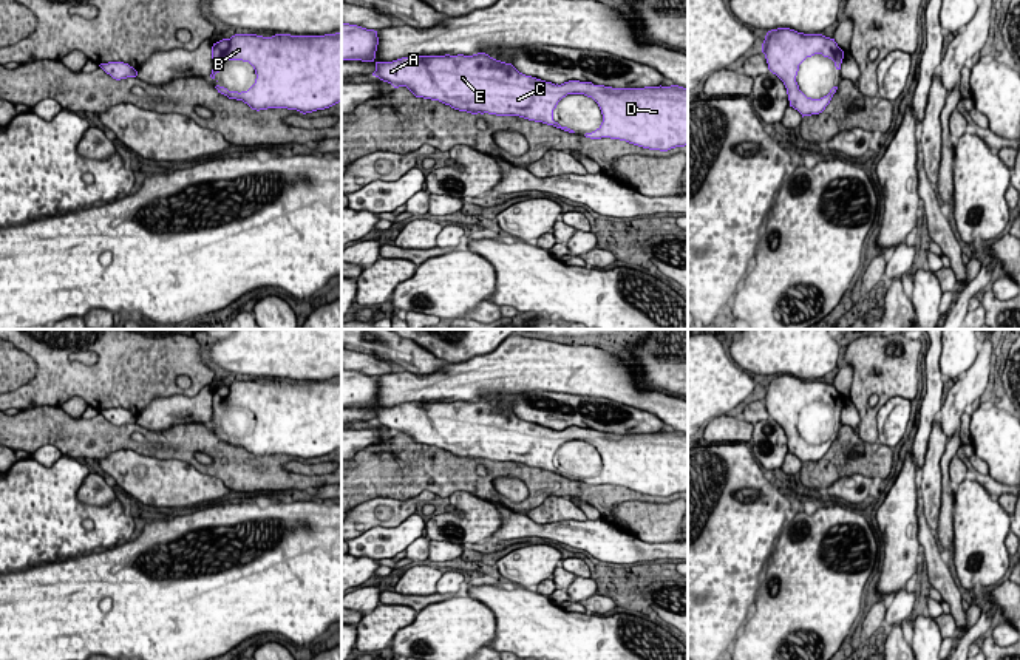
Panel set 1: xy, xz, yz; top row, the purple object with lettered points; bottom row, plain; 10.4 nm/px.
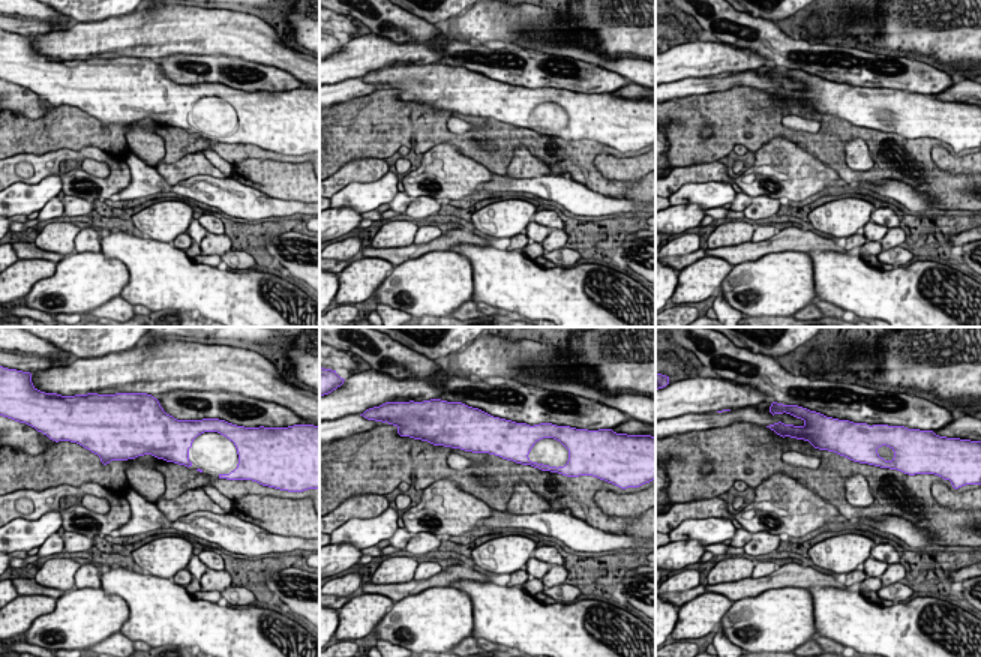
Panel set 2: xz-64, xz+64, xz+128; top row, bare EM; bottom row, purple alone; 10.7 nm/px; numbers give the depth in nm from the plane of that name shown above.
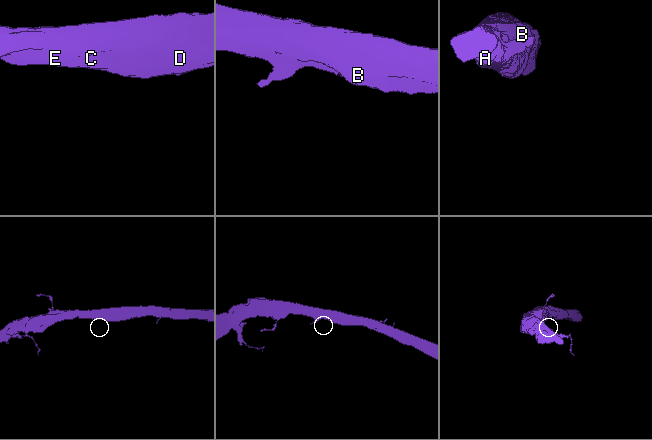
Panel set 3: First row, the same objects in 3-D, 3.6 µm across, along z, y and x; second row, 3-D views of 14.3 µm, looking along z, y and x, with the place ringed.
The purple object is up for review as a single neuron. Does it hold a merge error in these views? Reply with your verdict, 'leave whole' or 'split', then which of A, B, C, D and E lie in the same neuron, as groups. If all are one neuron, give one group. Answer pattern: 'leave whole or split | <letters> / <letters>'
leave whole | A B C D E

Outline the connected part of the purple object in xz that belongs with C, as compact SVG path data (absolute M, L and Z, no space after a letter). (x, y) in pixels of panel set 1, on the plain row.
M342 369L342 408L374 408L376 417L372 422L391 430L394 434L406 433L416 444L439 447L454 456L471 461L488 459L496 462L519 462L575 479L553 467L553 456L567 441L584 441L598 450L603 461L601 471L595 478L586 479L586 484L620 485L643 495L660 498L688 492L688 434L678 431L612 434L580 427L555 431L552 428L525 422L512 410L496 407L485 399L473 402L411 402L393 408L376 408L377 391L377 377Z

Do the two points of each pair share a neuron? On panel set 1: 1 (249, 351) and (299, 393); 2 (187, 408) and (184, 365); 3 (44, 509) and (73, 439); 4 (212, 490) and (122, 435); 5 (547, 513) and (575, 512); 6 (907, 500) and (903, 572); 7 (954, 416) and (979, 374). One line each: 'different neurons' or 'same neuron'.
1: different neurons
2: different neurons
3: different neurons
4: different neurons
5: same neuron
6: same neuron
7: same neuron

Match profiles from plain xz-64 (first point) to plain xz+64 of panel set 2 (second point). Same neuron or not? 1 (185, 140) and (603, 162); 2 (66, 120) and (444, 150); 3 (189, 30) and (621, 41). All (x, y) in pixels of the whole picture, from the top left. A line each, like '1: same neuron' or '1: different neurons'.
1: different neurons
2: different neurons
3: different neurons

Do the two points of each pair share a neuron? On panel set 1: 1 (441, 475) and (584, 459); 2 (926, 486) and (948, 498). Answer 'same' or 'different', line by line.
1: different
2: different

